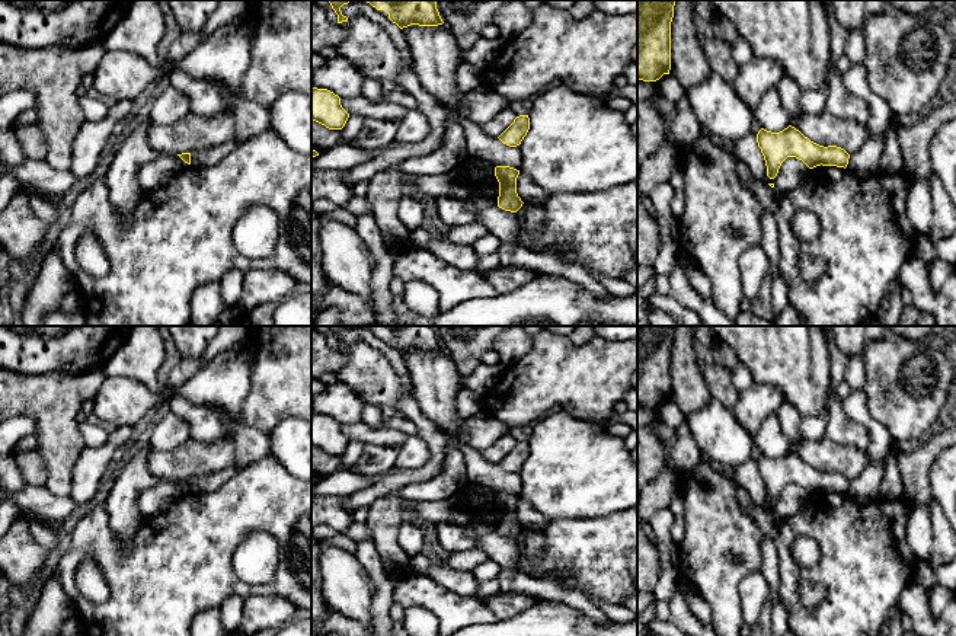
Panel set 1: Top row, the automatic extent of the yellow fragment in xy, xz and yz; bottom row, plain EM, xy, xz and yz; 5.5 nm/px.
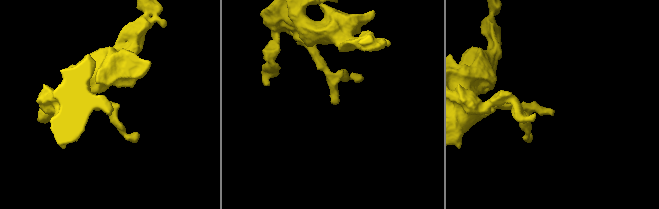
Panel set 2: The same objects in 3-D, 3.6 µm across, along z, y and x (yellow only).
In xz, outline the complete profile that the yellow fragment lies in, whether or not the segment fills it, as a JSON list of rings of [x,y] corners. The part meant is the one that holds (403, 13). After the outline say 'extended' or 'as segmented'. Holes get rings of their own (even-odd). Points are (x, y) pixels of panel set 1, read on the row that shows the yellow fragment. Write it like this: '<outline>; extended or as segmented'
[[[359,0],[367,1],[377,10],[386,10],[389,19],[400,29],[410,25],[438,26],[442,19],[435,0]]]; as segmented

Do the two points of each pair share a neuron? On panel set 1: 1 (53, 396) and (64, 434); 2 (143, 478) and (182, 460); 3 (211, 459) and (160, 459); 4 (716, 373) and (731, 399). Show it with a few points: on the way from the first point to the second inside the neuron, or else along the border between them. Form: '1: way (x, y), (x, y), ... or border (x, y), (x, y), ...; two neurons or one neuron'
1: way (54, 405), (56, 425); one neuron
2: border (152, 451), (149, 456), (149, 470), (165, 481); two neurons
3: way (198, 459), (191, 459), (173, 467); one neuron
4: way (718, 379), (725, 393); one neuron

